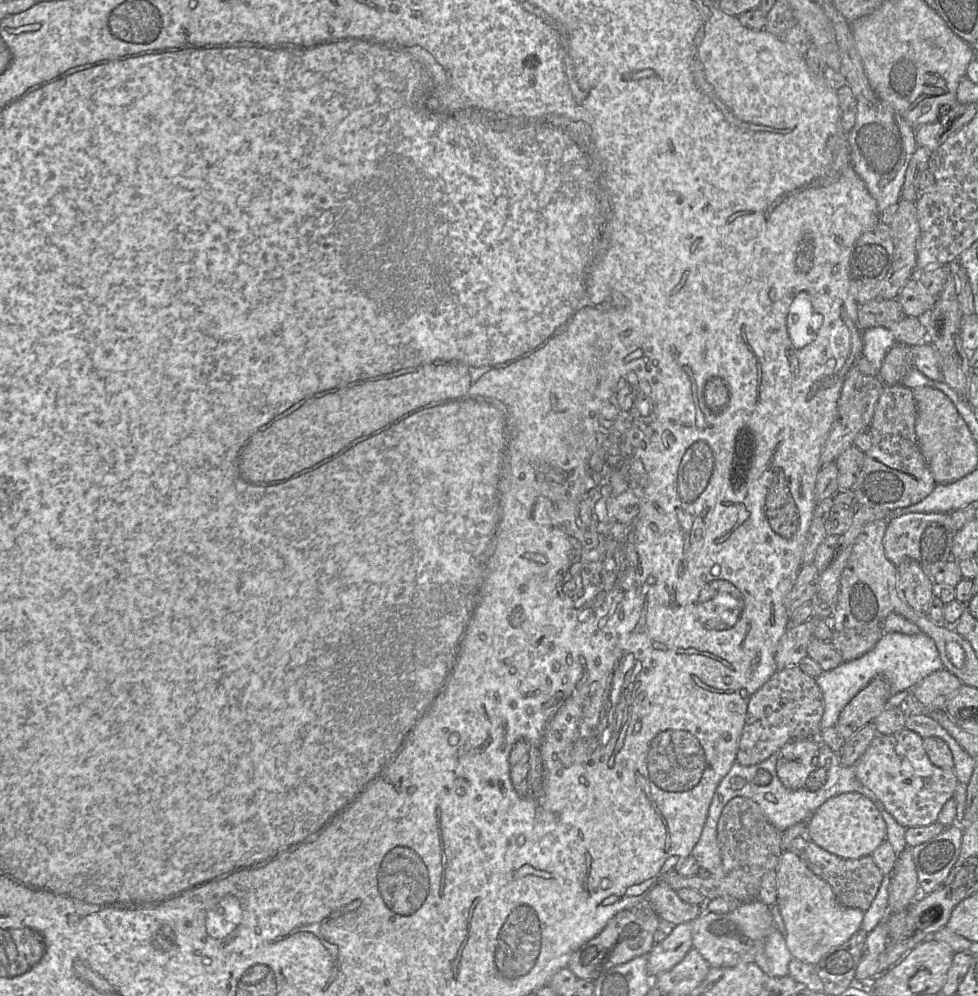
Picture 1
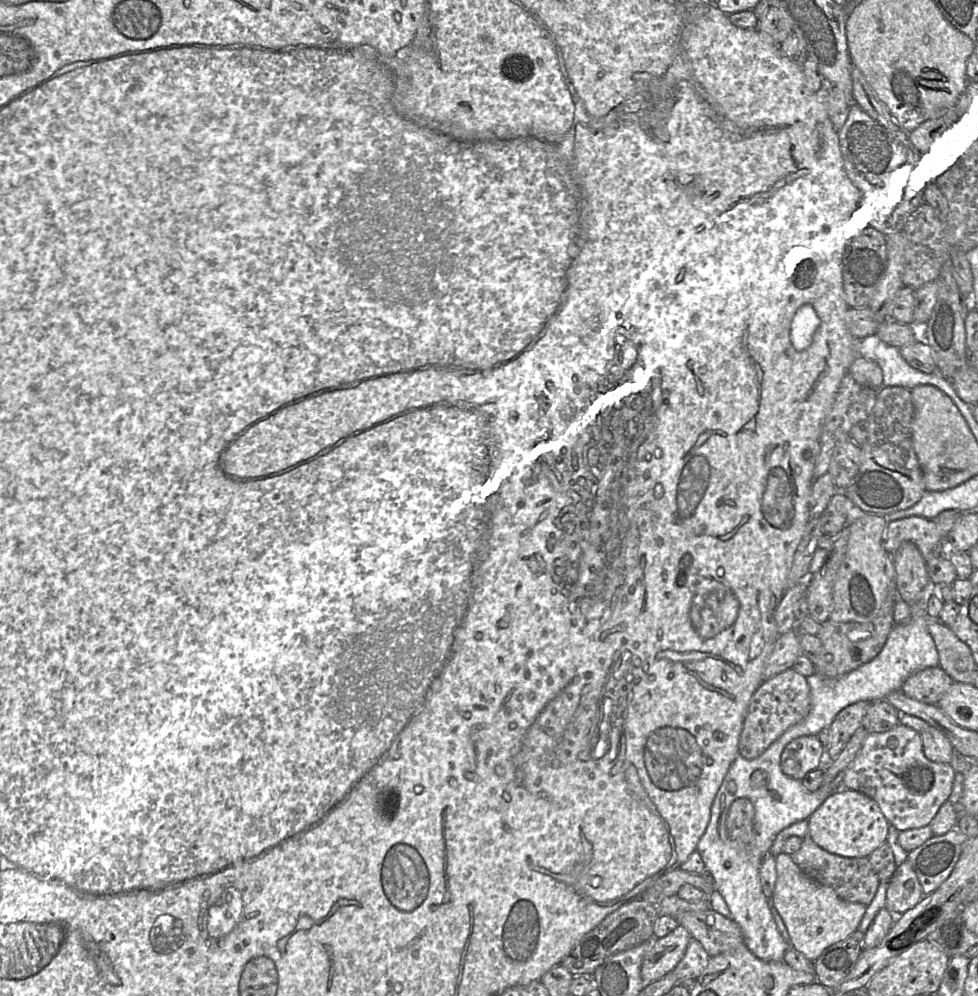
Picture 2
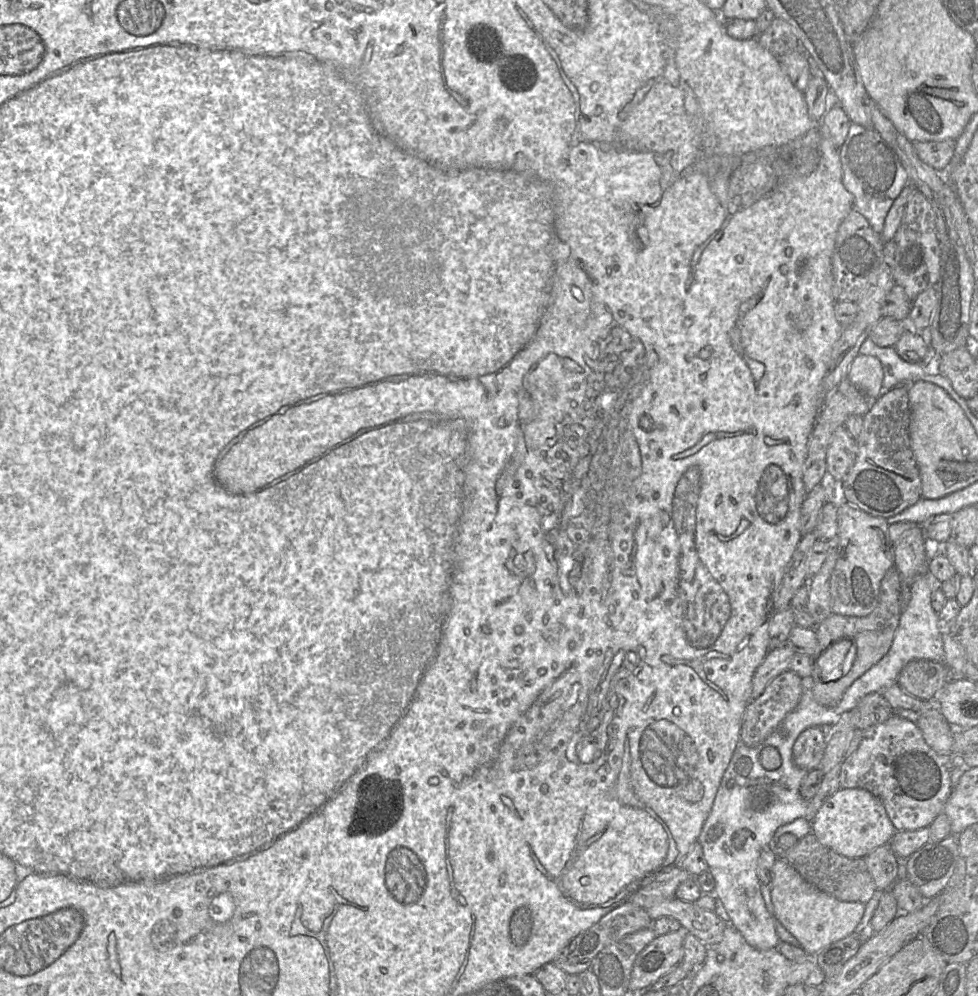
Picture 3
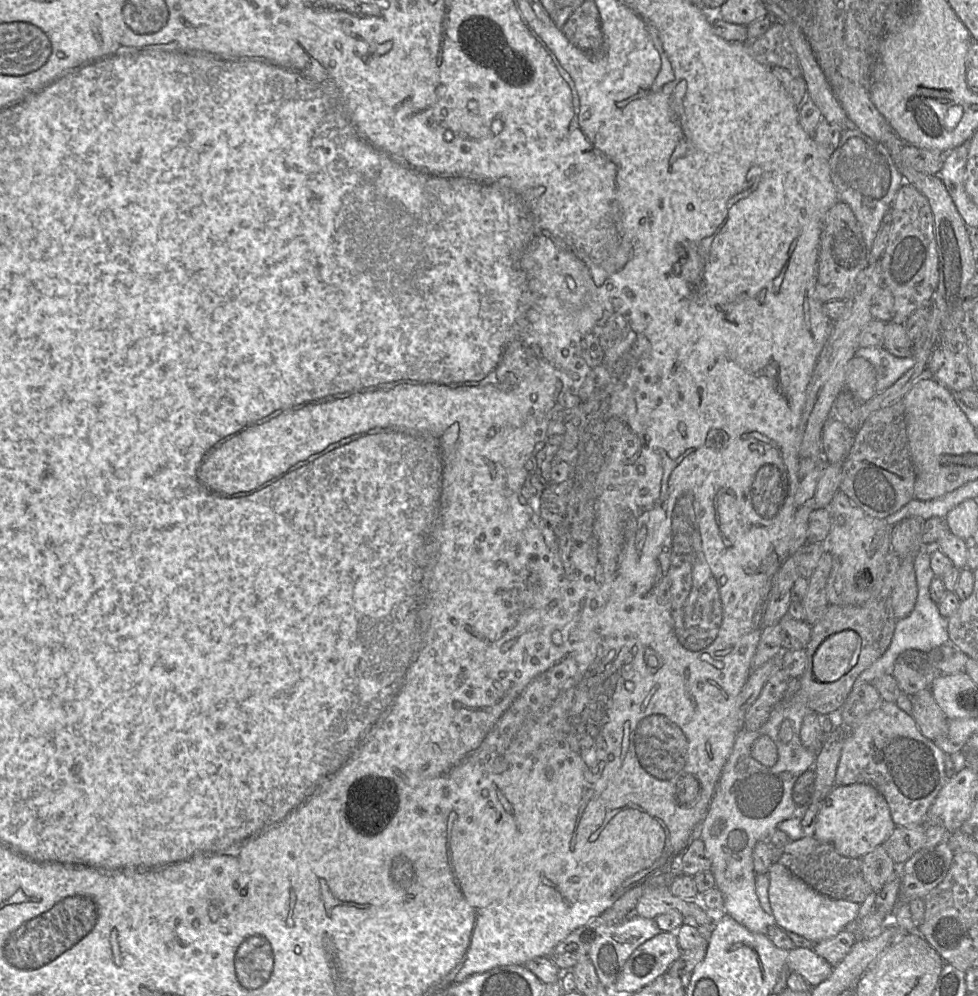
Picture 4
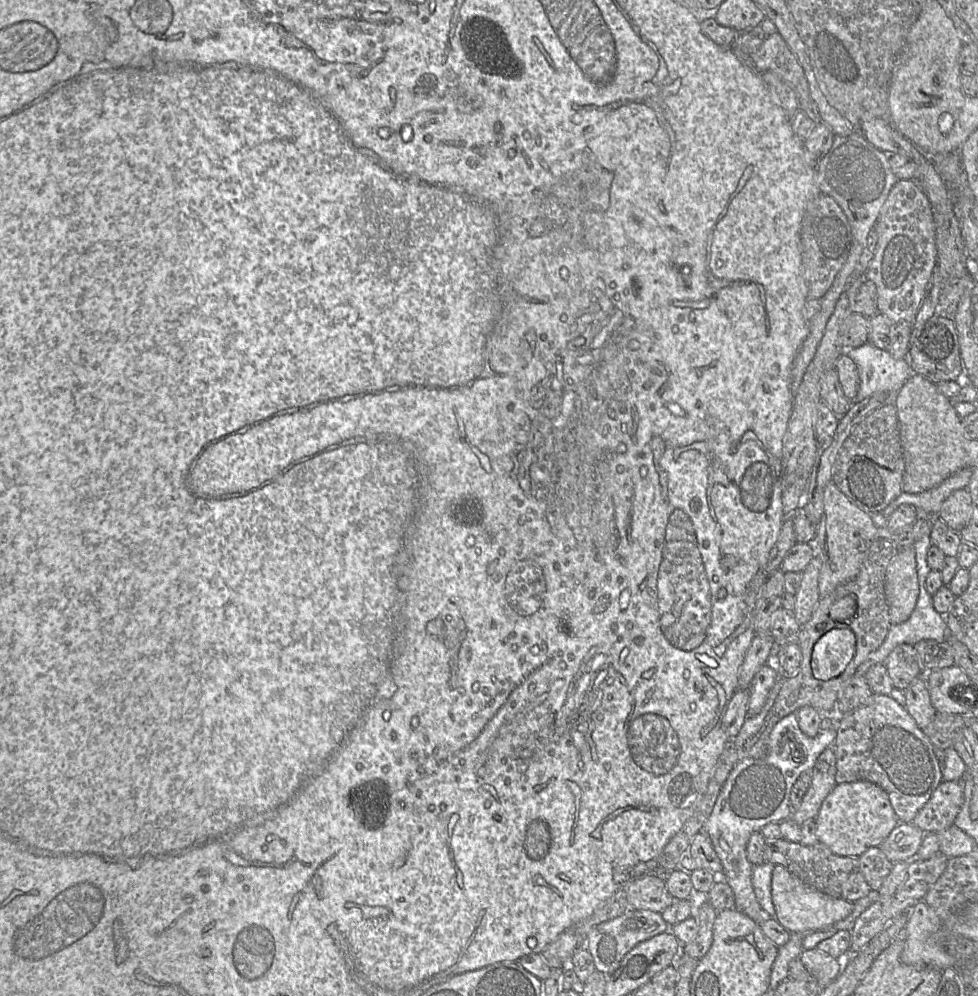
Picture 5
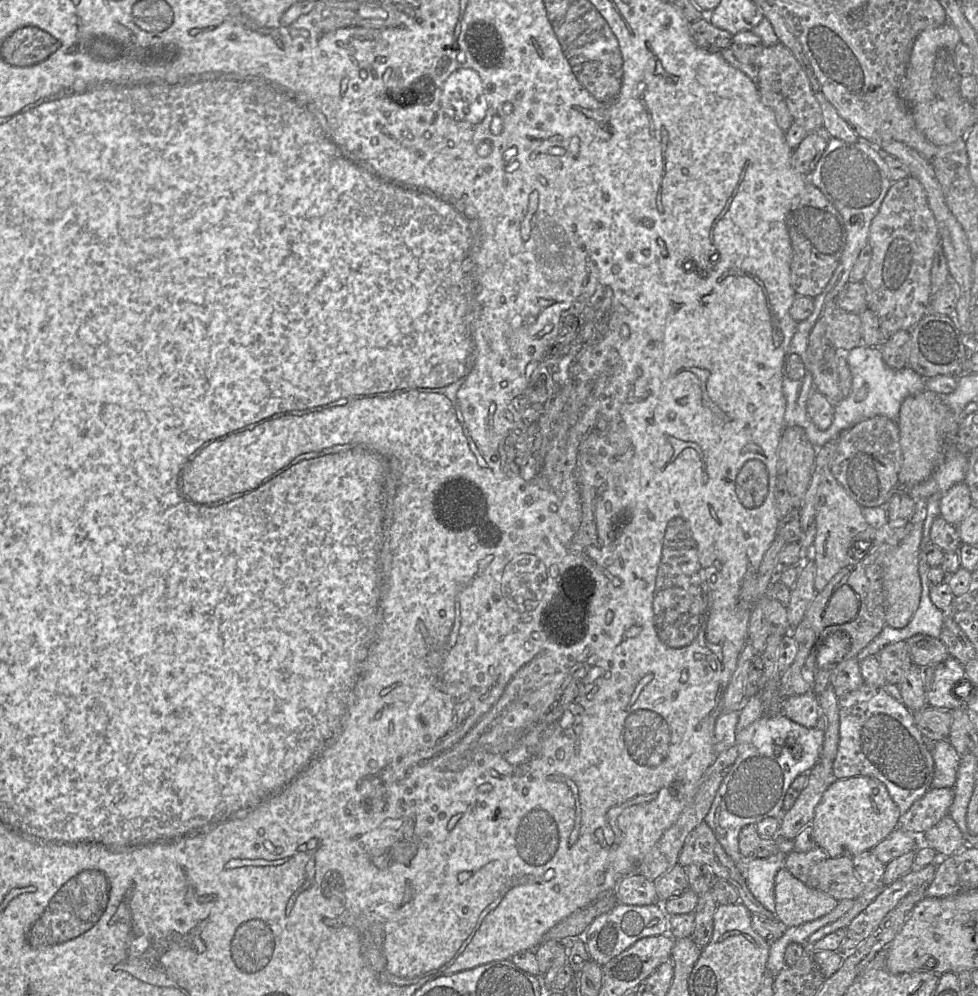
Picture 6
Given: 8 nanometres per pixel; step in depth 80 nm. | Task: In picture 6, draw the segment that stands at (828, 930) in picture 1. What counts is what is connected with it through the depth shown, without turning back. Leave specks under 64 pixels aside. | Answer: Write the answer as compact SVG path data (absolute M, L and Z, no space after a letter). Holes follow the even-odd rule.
M785 867L775 875L774 895L775 917L787 928L816 920L838 904L838 900L808 887Z

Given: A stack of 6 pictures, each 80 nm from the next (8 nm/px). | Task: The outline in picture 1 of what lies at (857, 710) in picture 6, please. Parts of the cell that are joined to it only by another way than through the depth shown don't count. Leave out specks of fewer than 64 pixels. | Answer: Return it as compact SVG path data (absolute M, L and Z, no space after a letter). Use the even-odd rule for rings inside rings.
M906 727L889 735L877 734L853 766L857 779L875 794L885 810L905 828L936 823L944 804L954 797L959 782L954 769L942 769L932 764L924 749L923 738Z

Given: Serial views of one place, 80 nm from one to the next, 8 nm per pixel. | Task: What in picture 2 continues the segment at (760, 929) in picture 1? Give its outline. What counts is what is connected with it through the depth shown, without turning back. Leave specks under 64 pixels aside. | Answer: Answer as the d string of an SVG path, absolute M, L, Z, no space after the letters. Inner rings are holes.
M712 909L681 912L674 918L688 930L692 939L701 943L710 957L729 952L744 943L738 924Z

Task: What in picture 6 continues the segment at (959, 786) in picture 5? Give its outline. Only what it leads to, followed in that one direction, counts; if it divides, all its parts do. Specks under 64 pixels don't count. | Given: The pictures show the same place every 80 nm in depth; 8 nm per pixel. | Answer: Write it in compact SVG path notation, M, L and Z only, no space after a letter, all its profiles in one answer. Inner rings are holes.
M931 788L916 800L905 813L900 814L897 827L914 836L922 836L944 816L948 815L953 800L954 791L952 788Z

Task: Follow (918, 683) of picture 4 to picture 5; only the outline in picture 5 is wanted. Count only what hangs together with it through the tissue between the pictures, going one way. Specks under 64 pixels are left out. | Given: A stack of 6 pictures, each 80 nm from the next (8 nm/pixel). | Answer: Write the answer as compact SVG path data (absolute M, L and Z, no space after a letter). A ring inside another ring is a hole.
M900 644L892 650L883 663L893 686L905 690L911 682L924 675L919 656L912 645Z

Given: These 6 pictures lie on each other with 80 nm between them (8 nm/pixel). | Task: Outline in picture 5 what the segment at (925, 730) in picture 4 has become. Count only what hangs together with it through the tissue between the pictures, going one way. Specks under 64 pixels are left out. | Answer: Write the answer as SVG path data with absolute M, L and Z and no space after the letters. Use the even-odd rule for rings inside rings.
M924 677L914 679L903 692L906 697L906 710L919 728L925 728L933 720L937 711L931 703Z

